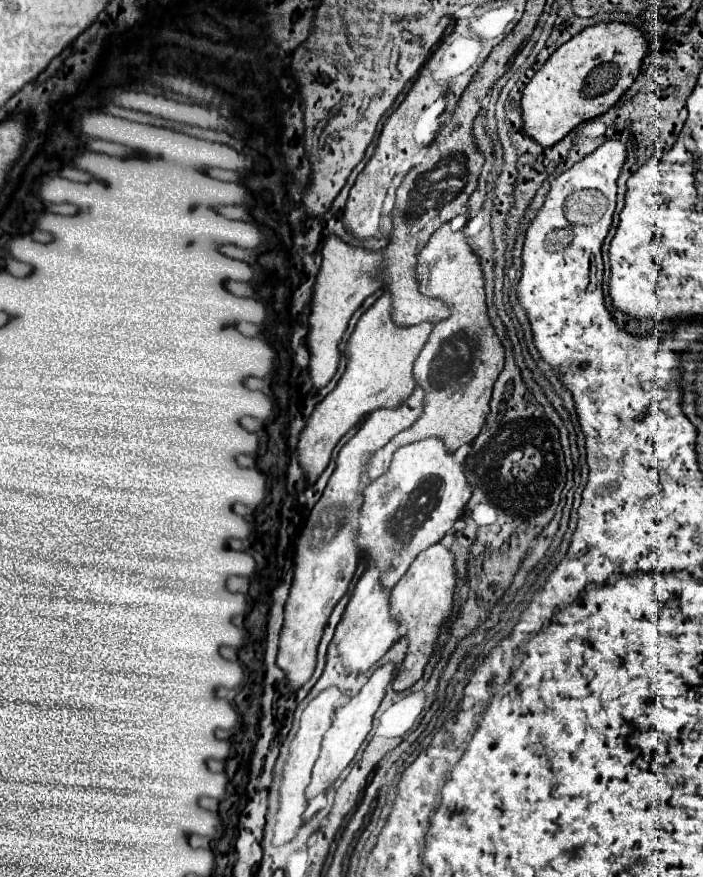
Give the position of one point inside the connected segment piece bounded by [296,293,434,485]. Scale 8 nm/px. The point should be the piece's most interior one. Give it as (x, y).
(379, 356)

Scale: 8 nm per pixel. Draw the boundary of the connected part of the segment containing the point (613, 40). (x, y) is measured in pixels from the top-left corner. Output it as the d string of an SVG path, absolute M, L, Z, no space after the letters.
M598 23L566 41L530 79L522 93L524 131L542 147L556 145L574 127L606 113L634 83L650 41L626 23Z

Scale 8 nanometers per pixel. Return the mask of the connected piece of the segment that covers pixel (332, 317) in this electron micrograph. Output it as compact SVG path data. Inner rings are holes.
M328 237L322 247L322 265L312 289L312 303L310 303L310 319L308 319L308 351L310 351L310 363L308 373L310 381L316 389L322 389L322 385L328 385L338 369L338 343L348 327L350 317L354 311L364 303L366 297L370 297L376 289L380 289L380 281L374 281L374 275L382 267L382 255L380 251L370 253L362 247L350 247L342 243L338 237Z

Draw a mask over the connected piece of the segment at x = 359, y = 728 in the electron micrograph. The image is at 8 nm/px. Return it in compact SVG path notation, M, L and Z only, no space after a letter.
M388 663L384 667L380 667L378 671L374 671L374 675L370 677L370 681L360 689L360 693L356 697L350 699L350 703L346 703L342 709L336 711L334 715L334 721L330 725L330 729L326 731L326 737L322 741L322 747L320 747L320 755L314 763L314 769L312 769L312 781L310 785L306 787L306 799L314 799L316 795L324 793L338 777L340 773L348 767L348 763L354 759L358 747L362 745L362 741L366 739L368 731L372 729L372 717L376 713L376 709L380 707L380 701L384 699L384 693L386 693L386 687L390 685L394 677L394 665Z

